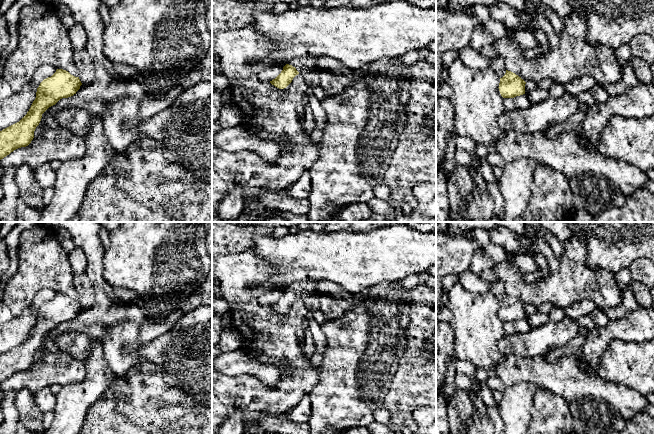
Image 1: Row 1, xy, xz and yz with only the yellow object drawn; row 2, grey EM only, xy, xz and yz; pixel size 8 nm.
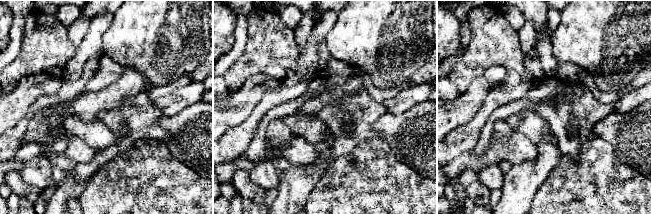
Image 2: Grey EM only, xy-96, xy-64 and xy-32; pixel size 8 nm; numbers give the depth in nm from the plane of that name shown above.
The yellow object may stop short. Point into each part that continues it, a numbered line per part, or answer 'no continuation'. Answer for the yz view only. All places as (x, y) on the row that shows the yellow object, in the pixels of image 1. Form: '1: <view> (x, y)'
1: yz (498, 64)

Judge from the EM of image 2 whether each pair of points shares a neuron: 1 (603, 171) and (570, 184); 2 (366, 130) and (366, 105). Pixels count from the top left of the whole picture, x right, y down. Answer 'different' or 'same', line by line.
1: same
2: same

